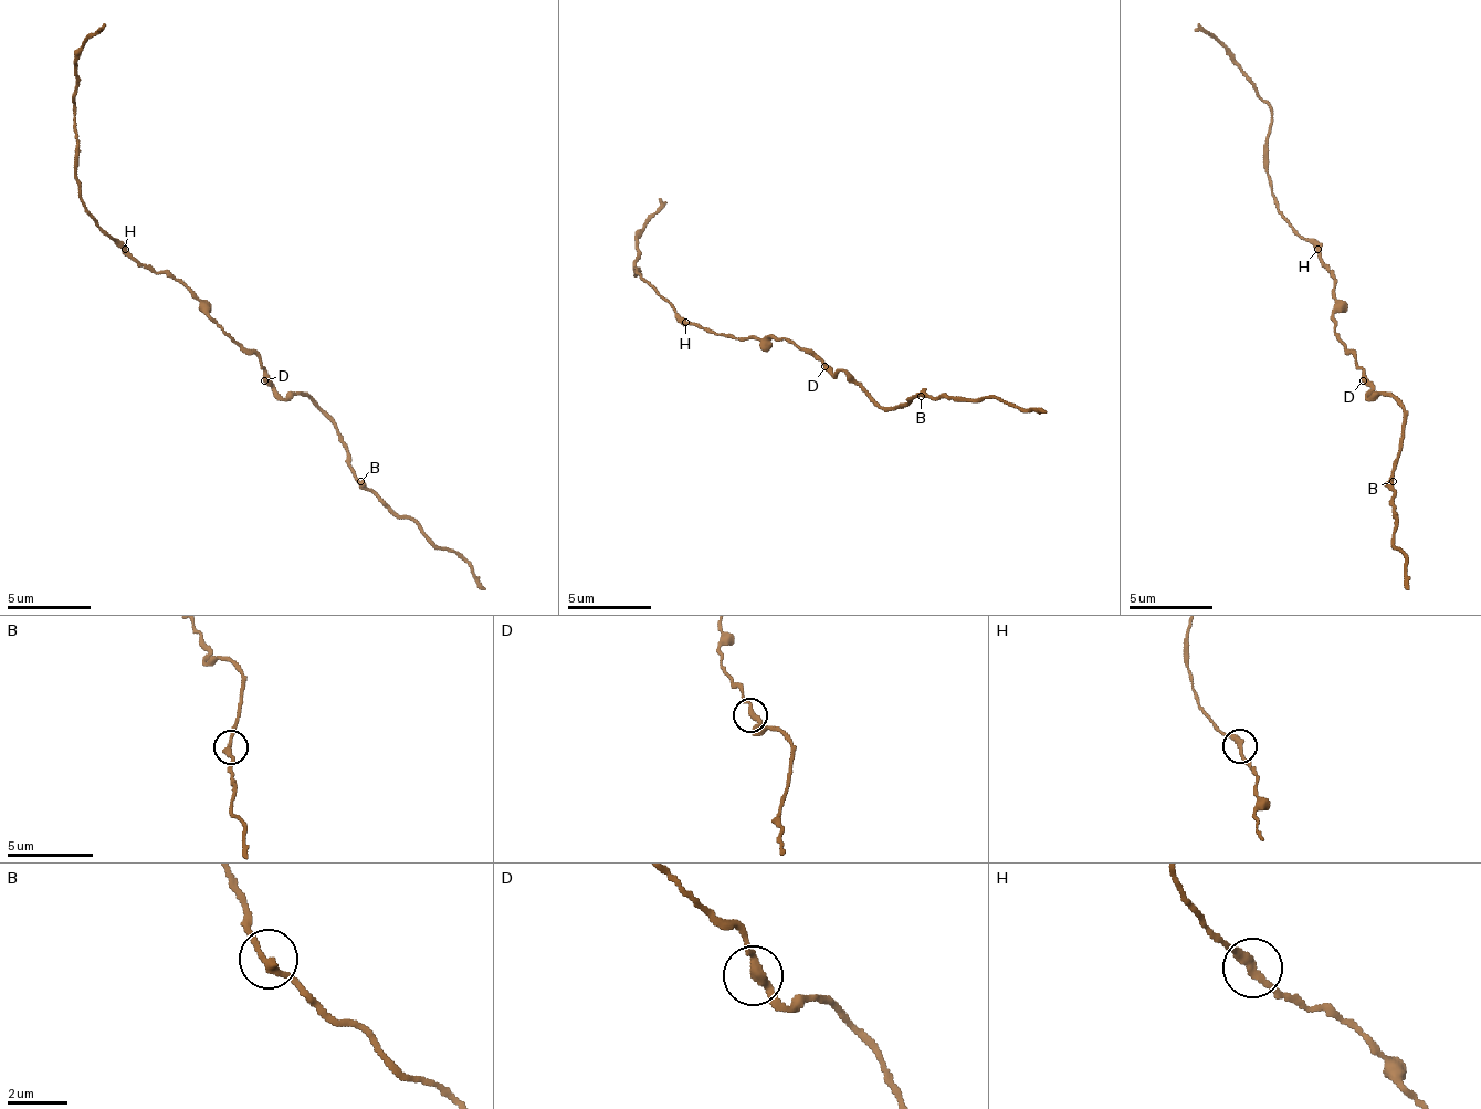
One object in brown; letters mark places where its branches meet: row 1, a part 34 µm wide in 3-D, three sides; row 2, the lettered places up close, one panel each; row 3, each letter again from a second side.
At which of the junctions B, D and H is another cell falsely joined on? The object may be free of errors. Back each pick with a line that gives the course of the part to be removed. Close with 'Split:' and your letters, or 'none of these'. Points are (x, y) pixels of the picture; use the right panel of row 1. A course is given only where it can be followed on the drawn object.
H: (1316, 250), (1271, 196), (1271, 107), (1229, 53), (1195, 28)
Split: H

